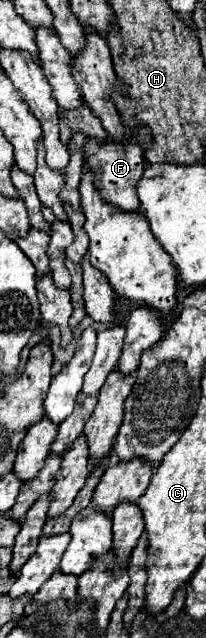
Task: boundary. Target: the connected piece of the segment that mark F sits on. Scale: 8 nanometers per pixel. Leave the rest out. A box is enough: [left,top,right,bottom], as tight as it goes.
[85,140,145,212]

